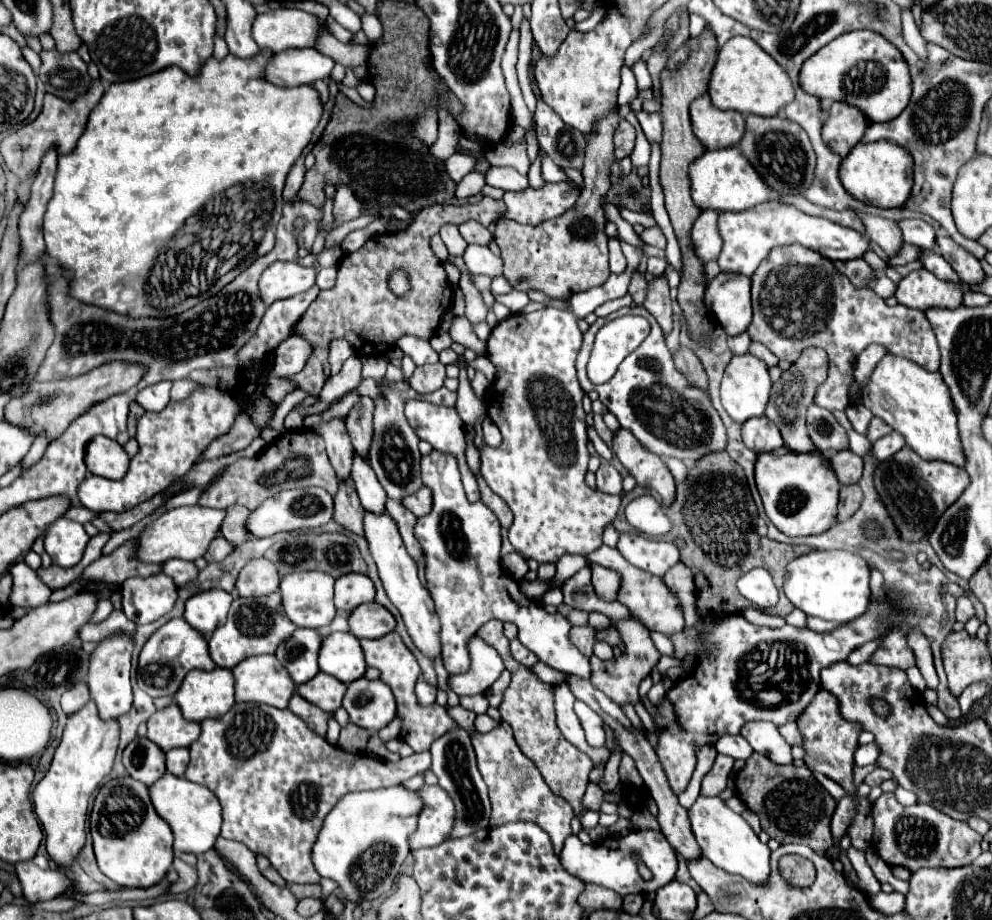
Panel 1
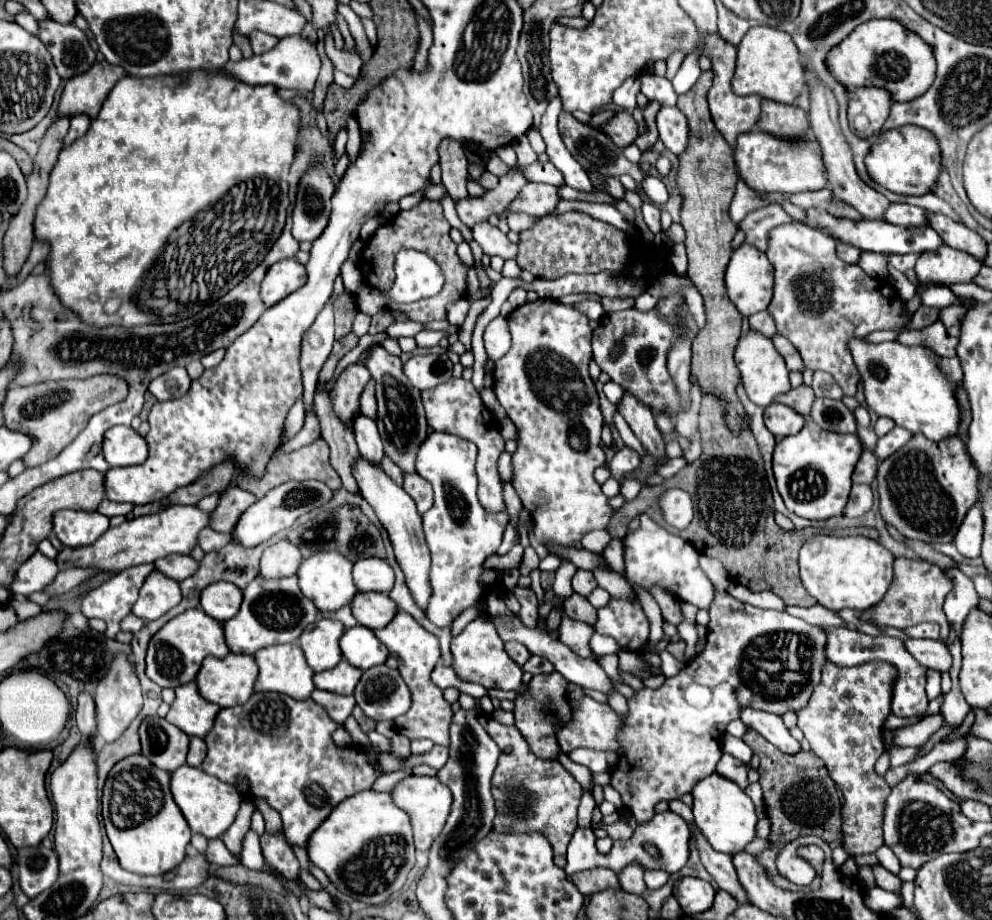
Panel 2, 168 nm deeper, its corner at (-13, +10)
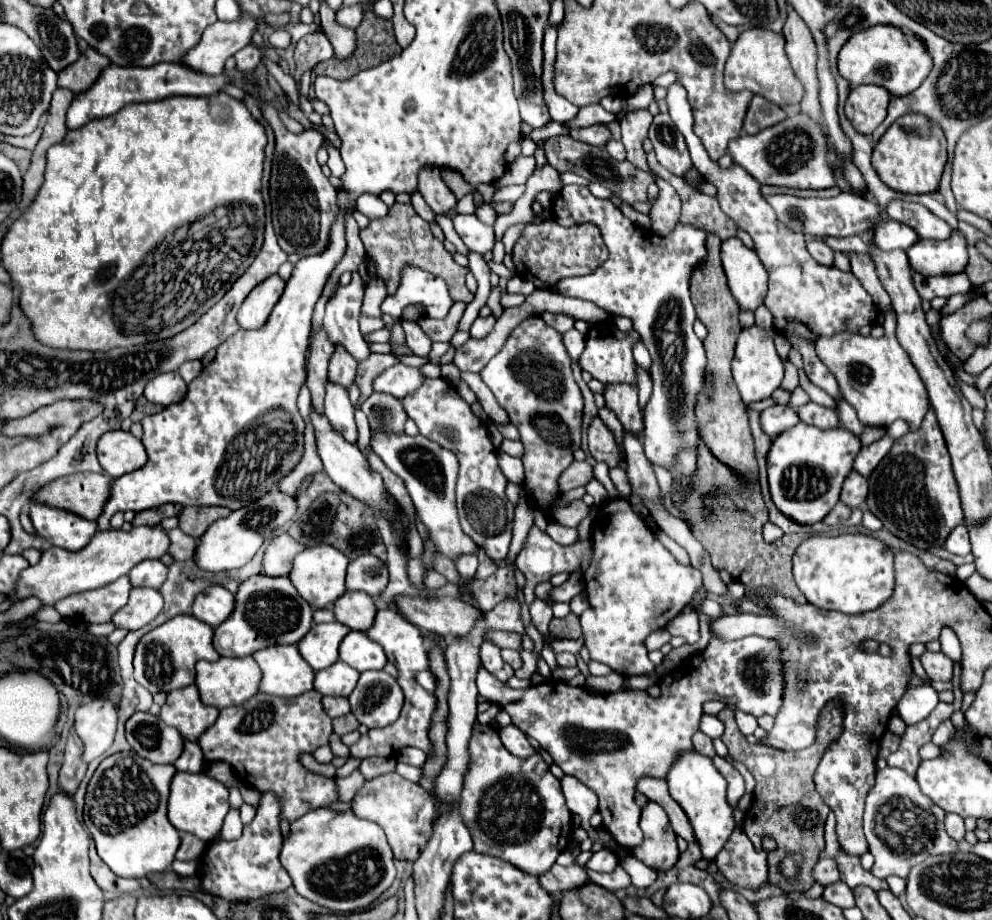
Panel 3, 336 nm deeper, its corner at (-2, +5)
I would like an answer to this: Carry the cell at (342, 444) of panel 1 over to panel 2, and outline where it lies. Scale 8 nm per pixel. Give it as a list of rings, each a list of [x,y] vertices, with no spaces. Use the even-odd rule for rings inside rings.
[[[362,363],[348,365],[336,379],[336,383],[330,391],[330,399],[332,399],[332,407],[334,407],[336,415],[346,425],[352,425],[354,413],[360,411],[360,403],[358,403],[360,393],[368,381],[370,381],[370,373]]]

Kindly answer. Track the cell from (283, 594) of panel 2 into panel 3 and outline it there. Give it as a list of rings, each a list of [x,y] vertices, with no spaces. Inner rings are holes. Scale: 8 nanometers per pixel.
[[[253,576],[239,586],[235,594],[235,610],[231,616],[215,628],[213,646],[221,656],[227,658],[241,658],[251,656],[253,652],[277,646],[277,644],[297,644],[303,632],[309,632],[313,624],[313,610],[311,606],[299,596],[295,586],[289,578],[269,578],[269,576]]]

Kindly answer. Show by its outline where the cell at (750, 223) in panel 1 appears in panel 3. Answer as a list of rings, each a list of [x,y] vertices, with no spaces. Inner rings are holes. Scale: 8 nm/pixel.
[[[889,220],[887,224],[875,228],[871,238],[871,242],[881,250],[909,250],[915,240],[919,240],[919,234],[895,220]]]

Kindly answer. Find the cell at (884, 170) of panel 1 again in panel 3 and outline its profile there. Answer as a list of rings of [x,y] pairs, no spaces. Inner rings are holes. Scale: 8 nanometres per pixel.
[[[907,114],[901,116],[891,128],[881,136],[873,148],[871,164],[883,184],[903,194],[929,194],[937,190],[937,184],[947,162],[947,142],[937,124],[931,124],[925,116]]]

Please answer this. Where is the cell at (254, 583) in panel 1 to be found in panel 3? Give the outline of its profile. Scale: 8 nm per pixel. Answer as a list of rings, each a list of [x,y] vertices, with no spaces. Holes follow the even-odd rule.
[[[287,534],[273,536],[269,546],[265,548],[261,574],[263,576],[271,576],[271,578],[289,576],[289,572],[293,568],[293,558],[301,550],[303,550],[303,546],[295,544],[295,540],[291,540],[291,536],[287,536]]]

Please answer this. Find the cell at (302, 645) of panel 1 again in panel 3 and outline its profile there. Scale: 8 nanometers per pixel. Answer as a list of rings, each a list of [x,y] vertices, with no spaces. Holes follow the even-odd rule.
[[[339,622],[313,624],[311,630],[297,644],[303,660],[315,672],[329,668],[331,664],[335,664],[339,660],[337,648],[347,632],[349,632],[349,628]]]

